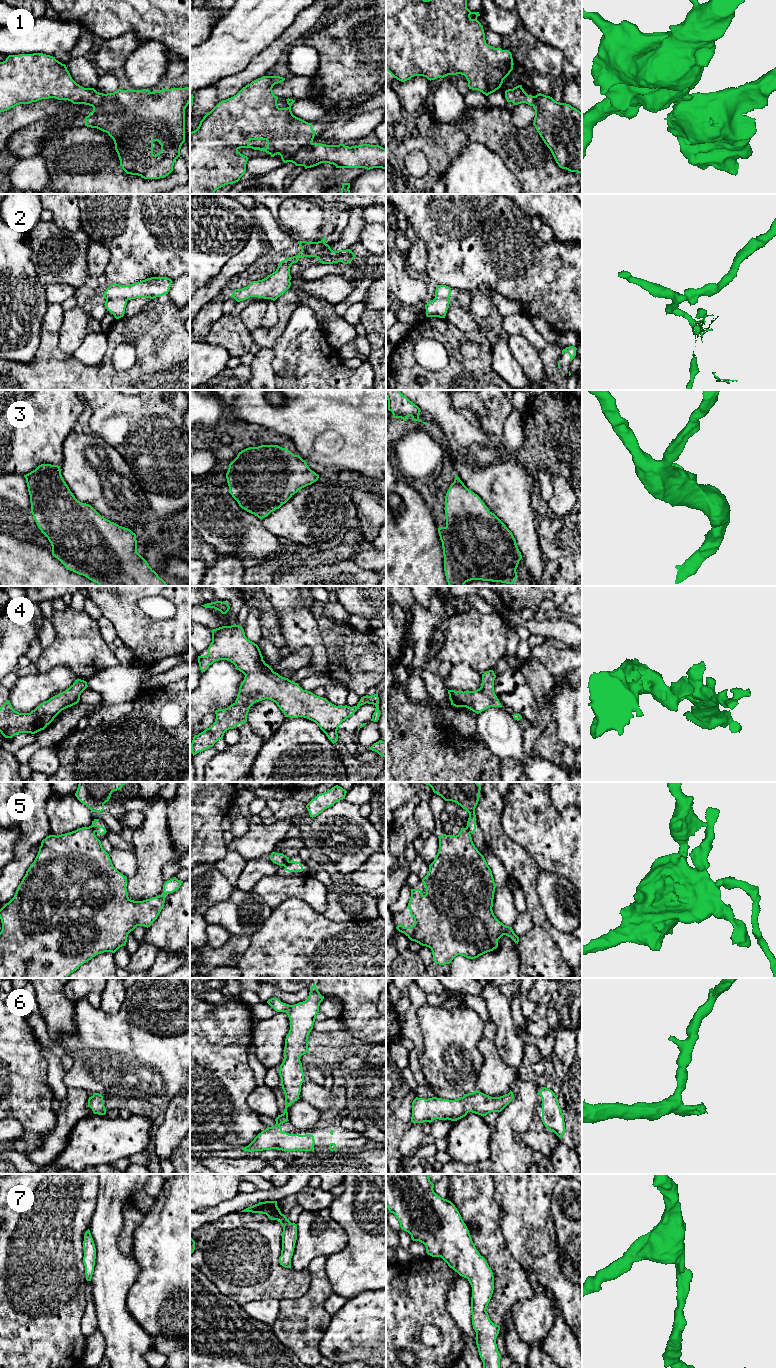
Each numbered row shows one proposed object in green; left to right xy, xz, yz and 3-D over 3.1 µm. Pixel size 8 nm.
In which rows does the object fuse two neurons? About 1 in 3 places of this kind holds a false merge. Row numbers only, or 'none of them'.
1, 2, 5

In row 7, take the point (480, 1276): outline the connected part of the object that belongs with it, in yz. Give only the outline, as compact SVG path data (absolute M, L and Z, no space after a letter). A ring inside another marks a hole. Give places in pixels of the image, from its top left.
M386 1174L386 1207L396 1216L401 1229L408 1232L413 1241L425 1245L428 1255L441 1257L450 1268L468 1279L472 1287L472 1325L483 1368L500 1368L501 1355L496 1344L500 1326L490 1320L486 1311L494 1290L493 1272L476 1249L455 1205L438 1196L433 1187L429 1174Z

